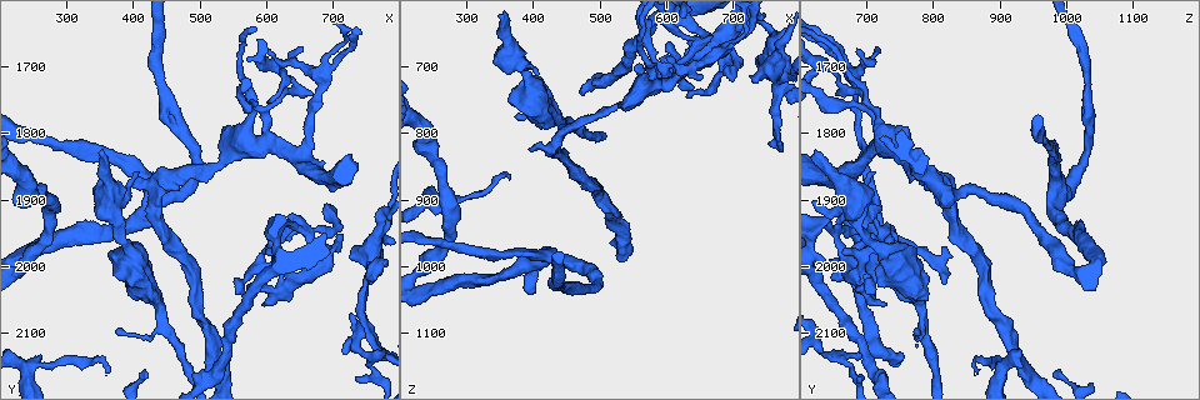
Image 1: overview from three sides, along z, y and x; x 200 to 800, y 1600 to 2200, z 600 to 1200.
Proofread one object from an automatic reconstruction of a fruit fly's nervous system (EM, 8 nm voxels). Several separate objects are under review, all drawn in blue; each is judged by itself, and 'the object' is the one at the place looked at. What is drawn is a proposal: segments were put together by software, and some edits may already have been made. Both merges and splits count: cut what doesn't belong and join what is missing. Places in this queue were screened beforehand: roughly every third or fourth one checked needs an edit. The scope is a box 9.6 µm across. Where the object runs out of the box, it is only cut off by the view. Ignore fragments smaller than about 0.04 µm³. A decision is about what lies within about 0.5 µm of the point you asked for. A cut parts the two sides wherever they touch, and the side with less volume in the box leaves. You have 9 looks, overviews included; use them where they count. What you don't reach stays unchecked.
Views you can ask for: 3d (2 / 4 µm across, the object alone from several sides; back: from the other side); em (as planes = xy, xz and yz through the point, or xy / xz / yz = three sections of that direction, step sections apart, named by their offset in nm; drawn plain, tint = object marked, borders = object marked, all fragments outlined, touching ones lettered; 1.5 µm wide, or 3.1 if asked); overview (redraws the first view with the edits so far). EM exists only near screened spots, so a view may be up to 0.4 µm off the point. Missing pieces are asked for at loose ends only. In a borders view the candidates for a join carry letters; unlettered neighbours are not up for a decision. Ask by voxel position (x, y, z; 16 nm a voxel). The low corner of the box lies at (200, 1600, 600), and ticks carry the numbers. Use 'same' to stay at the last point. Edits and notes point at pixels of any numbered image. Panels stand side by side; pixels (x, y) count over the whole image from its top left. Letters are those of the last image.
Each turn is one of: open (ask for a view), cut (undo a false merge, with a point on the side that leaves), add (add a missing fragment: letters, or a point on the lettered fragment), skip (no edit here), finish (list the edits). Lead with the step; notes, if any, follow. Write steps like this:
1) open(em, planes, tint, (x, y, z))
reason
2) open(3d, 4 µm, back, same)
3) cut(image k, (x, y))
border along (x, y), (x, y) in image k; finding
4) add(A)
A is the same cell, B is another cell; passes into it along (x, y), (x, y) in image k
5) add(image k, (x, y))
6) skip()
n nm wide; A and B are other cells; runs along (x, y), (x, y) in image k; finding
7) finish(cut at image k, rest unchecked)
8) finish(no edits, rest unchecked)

open(em, xz, step 8, tint, (755, 2025, 815))
branch stops here

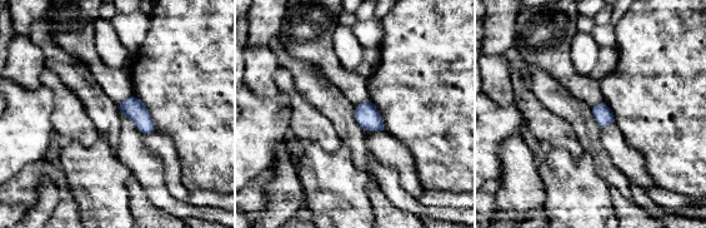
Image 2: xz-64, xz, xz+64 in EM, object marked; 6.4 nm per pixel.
open(em, planes, borders, same)
cut it another way

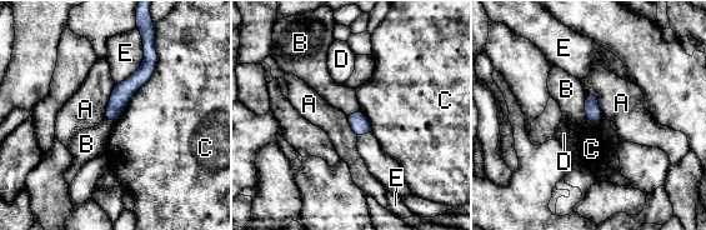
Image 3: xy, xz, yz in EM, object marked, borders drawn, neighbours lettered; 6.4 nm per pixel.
skip()
110 nm wide; C touches over 550 nm; A, B, C, D and E are other cells; no lettered fragment goes on from it

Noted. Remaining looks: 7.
open(3d, 2 µm, (600, 1765, 710))

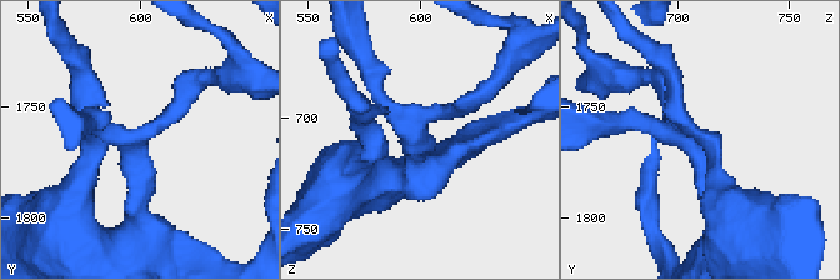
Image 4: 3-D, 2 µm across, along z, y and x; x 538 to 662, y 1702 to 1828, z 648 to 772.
open(em, yz, step 8, tint, (597, 1766, 706))
3 arms; need the tissue

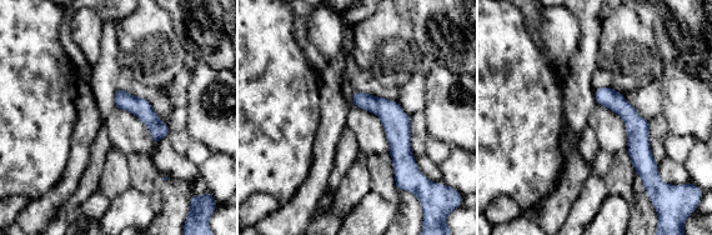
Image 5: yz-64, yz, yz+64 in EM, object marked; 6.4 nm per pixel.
open(em, planes, borders, same)

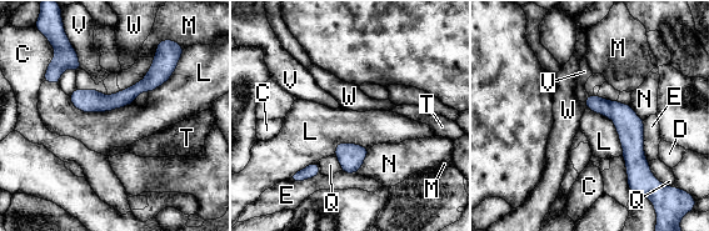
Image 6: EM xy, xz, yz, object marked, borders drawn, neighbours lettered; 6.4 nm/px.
skip()
C, D, E, L, M, N, Q, T, V and W are other cells; border along (648, 161), (650, 171), (664, 184) in image 6; all the same neuron

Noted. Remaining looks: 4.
open(em, yz, step 4, borders, (595, 2055, 725))
free end

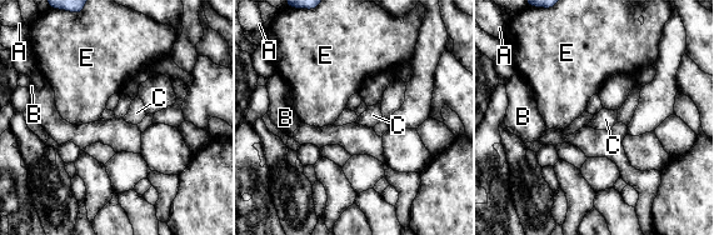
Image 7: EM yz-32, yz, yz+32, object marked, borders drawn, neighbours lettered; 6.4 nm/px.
open(em, planes, borders, same)

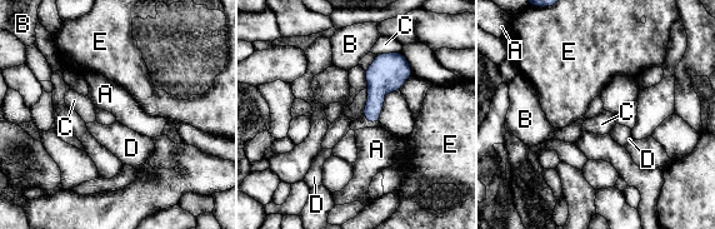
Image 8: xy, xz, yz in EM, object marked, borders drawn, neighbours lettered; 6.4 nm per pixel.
skip()
120 nm wide; A, B, C, D and E are other cells; border along (401, 51), (388, 51), (376, 55) in image 8; none of them fits

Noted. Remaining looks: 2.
open(em, planes, borders, (375, 2100, 780))
an open end

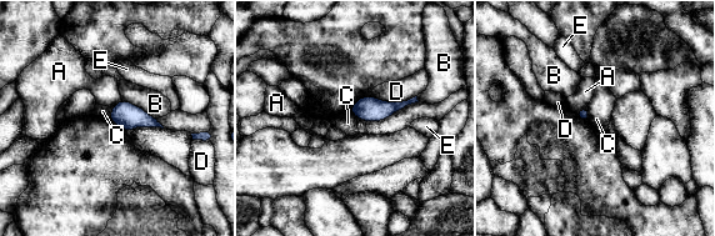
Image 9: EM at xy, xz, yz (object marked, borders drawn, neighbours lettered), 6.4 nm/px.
skip()
A, B, C, D and E are other cells; border along (586, 106), (589, 120) in image 9; none of them fits

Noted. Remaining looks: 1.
finish(no edits, rest unchecked)

